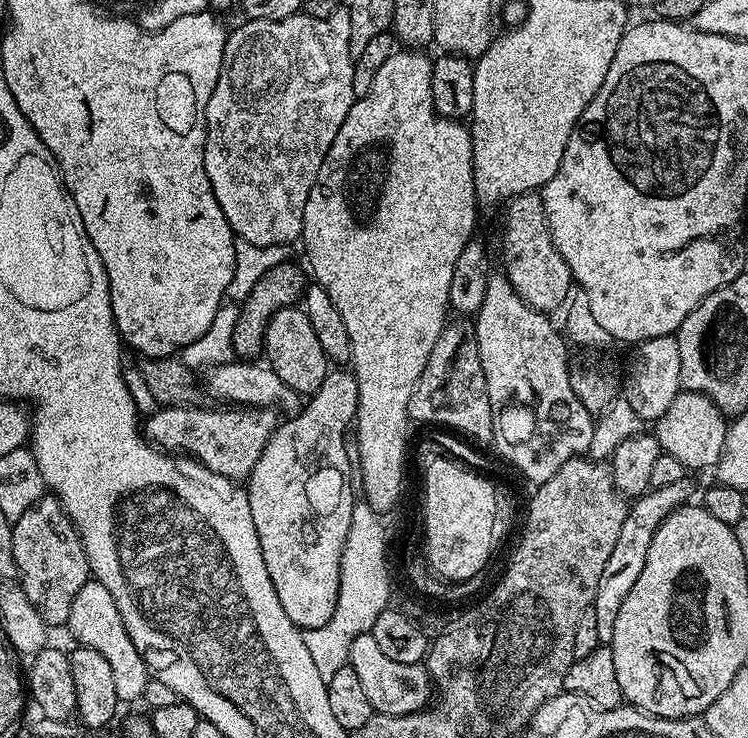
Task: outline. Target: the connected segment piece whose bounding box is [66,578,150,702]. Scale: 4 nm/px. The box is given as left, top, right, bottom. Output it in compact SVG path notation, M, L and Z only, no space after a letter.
M89 578L82 590L74 594L74 606L70 606L66 628L67 631L72 631L79 647L98 650L98 654L106 658L110 670L114 670L114 690L118 690L121 702L139 701L143 697L146 682L150 678L148 667L142 662L142 654L134 650L134 642L130 642L130 634L126 634L126 626L122 622L122 616L118 614L118 606L114 606L114 598L110 598L110 590L106 590L102 582Z

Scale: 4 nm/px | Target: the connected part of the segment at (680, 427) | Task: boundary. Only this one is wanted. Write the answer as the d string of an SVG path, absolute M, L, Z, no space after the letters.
M681 390L670 402L670 410L654 421L654 435L660 444L661 452L670 454L670 458L678 458L686 470L692 468L715 469L718 458L722 454L722 446L726 442L729 421L724 413L700 392Z

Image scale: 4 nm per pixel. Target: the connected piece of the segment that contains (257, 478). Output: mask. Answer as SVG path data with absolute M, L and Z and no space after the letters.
M332 370L328 377L318 386L318 390L313 392L310 399L296 416L289 416L281 419L276 428L272 431L272 437L266 442L258 462L254 462L254 470L248 475L246 481L246 491L250 502L250 515L254 517L254 526L258 534L258 546L262 546L262 562L266 562L266 574L270 574L270 582L274 582L274 590L278 594L278 602L282 602L282 610L286 610L290 622L294 622L296 627L303 630L305 628L317 628L326 626L330 622L330 614L334 614L334 606L338 602L338 582L340 581L340 563L342 562L342 550L344 549L344 539L350 530L350 518L352 517L352 480L354 484L354 464L348 461L350 448L344 445L344 431L349 431L353 423L356 407L358 406L358 382L356 375L350 370Z

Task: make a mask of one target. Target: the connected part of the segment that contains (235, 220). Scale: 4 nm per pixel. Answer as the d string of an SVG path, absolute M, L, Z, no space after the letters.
M337 10L325 20L297 14L281 20L245 19L243 23L241 28L236 28L233 32L231 29L227 33L222 70L218 74L218 82L210 94L210 102L204 111L208 123L204 143L206 178L210 178L214 198L218 198L218 206L222 206L222 214L226 214L226 222L239 239L250 242L256 247L287 246L295 240L297 243L303 237L306 198L310 198L310 190L318 178L318 170L322 170L322 162L334 142L334 137L338 135L338 126L346 122L346 114L350 114L350 106L357 99L354 94L354 59L350 54L350 18L347 11Z

